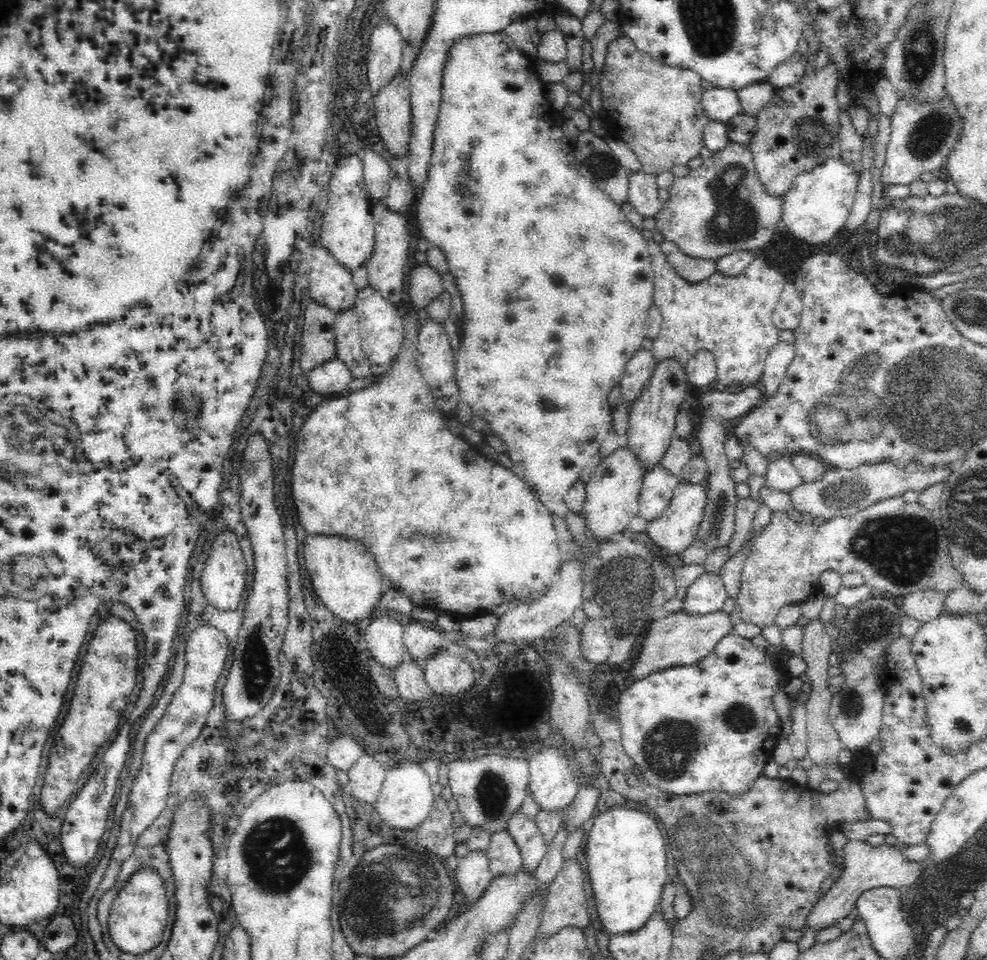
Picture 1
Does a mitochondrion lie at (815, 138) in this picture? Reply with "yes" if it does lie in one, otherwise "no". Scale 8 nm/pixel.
yes

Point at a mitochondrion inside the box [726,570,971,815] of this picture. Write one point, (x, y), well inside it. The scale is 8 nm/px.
(875, 622)

